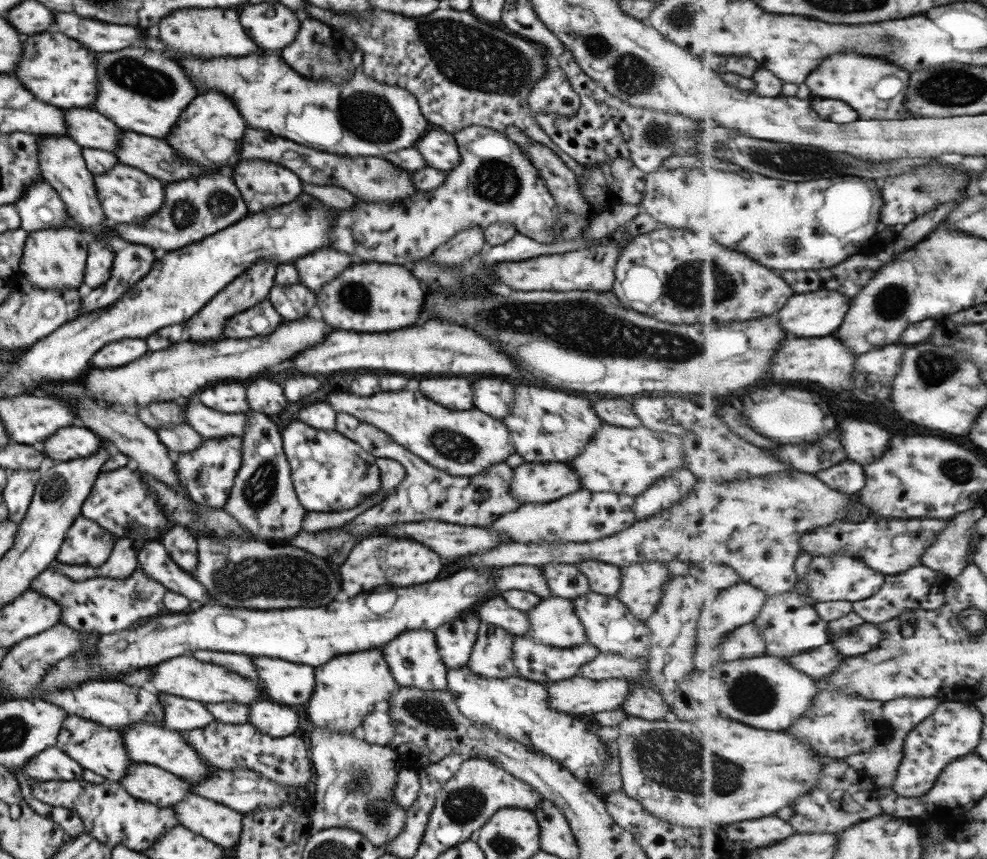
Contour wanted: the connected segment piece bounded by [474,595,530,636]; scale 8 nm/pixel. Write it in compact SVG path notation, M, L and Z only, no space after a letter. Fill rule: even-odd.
M500 595L483 601L474 613L479 616L481 621L500 626L512 635L526 635L528 628L530 628L527 613L510 607L506 599Z

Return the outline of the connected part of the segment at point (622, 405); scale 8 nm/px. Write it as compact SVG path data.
M592 400L592 409L605 423L634 428L642 426L642 420L634 413L632 400Z

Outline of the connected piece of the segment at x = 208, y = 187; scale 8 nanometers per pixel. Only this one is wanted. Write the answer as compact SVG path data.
M206 174L198 178L174 181L166 185L164 190L166 193L164 206L148 220L140 224L136 222L134 225L113 223L109 220L106 222L111 232L118 239L122 239L122 244L137 243L153 250L161 248L164 251L174 251L207 238L211 232L218 233L220 230L225 230L250 214L233 178L222 174L212 176Z

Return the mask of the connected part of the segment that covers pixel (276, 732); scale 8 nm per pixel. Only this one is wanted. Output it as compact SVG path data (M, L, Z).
M256 700L250 708L249 724L264 735L283 738L294 735L300 727L300 716L288 705Z

